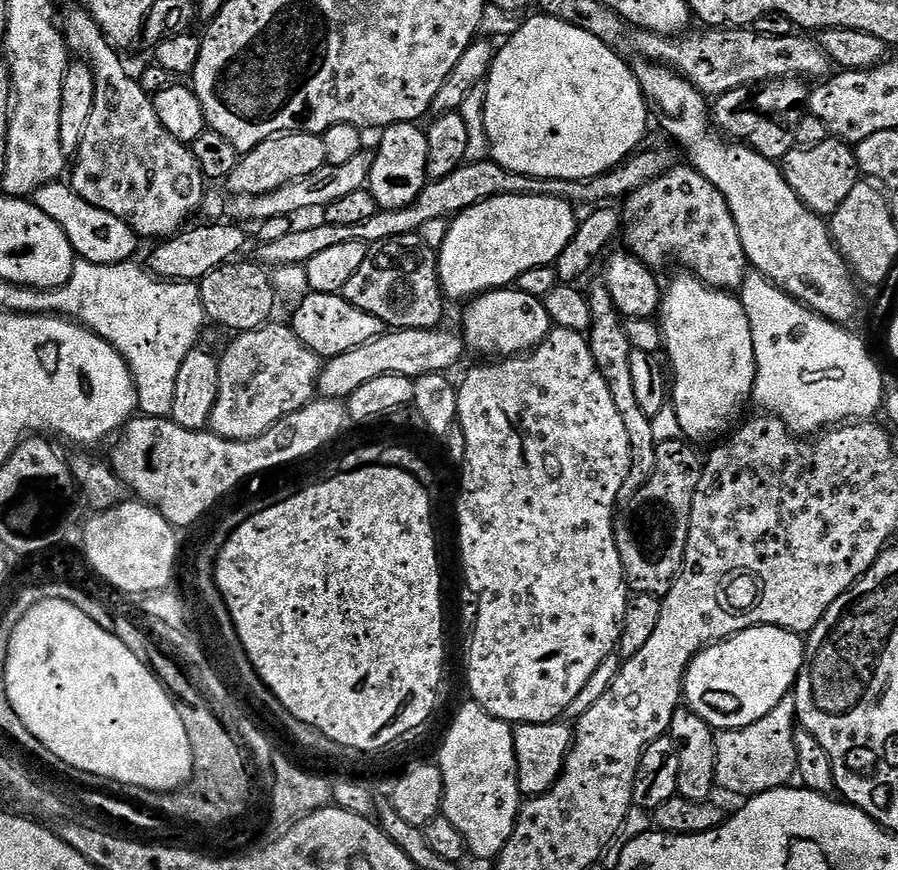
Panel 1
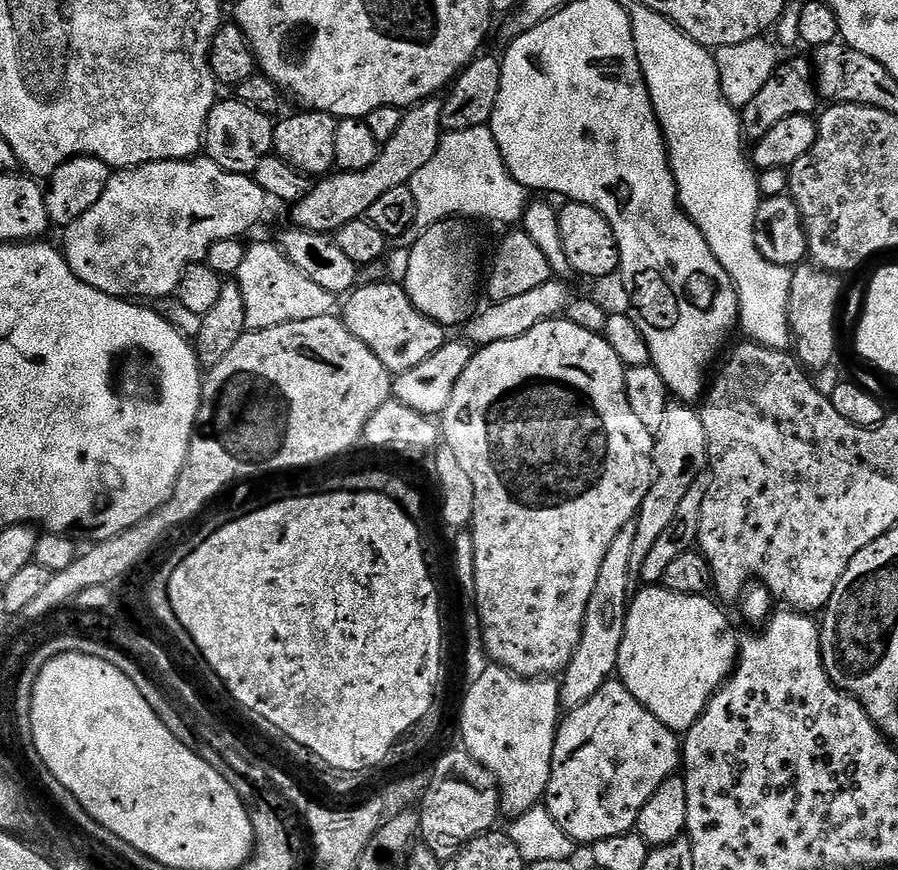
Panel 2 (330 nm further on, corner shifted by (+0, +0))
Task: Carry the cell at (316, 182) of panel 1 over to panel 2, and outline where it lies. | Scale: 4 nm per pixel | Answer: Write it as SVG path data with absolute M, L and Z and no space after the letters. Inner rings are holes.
M207 158L140 164L137 168L126 168L109 175L102 198L98 198L82 218L63 229L62 251L70 270L74 270L86 286L94 286L94 290L102 290L102 294L121 298L168 298L175 293L188 265L203 261L210 248L222 239L246 237L263 218L267 204L270 204L270 198L255 178L242 172L222 170L222 166Z

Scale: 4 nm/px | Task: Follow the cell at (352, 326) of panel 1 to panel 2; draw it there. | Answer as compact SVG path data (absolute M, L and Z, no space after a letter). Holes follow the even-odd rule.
M399 283L357 287L343 304L342 319L350 334L367 346L378 362L393 374L414 370L418 362L426 362L426 358L433 356L446 343L445 329L417 310Z

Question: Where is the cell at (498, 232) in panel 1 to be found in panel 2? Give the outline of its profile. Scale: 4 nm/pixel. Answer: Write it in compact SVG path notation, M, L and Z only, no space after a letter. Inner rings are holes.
M460 218L444 219L421 231L408 252L408 269L402 279L402 287L417 310L445 330L451 330L455 324L463 325L474 312L472 303L476 300L476 248L464 224L467 223Z

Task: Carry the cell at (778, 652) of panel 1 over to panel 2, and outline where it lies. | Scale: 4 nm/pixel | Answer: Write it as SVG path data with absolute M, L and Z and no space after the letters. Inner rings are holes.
M663 586L641 589L637 596L635 593L631 597L628 605L622 650L618 650L618 676L650 714L657 716L673 732L684 734L698 722L714 693L720 691L721 684L732 675L738 659L738 636L736 640L732 624L723 612L725 609L715 599L708 600L707 595L687 596Z

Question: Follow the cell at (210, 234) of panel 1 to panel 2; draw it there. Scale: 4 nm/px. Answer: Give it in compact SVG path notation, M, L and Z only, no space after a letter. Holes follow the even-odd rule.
M439 99L421 100L419 104L407 109L402 118L402 126L381 147L366 170L357 172L333 171L323 178L317 179L308 189L308 193L291 205L291 223L298 228L311 232L335 234L346 222L354 222L367 217L370 206L381 194L395 190L397 186L409 185L422 166L430 162L439 148L441 137L446 129L442 122L443 103Z

